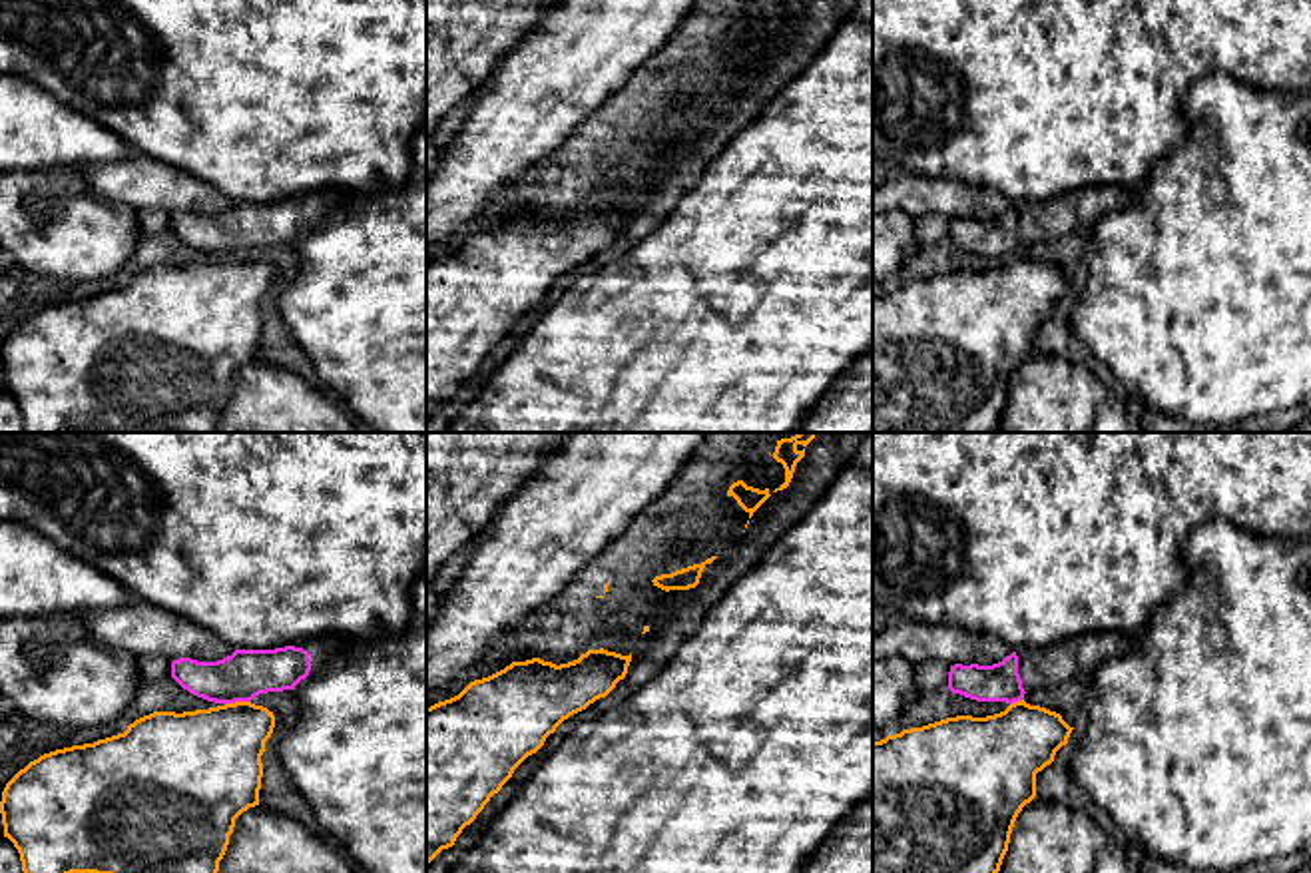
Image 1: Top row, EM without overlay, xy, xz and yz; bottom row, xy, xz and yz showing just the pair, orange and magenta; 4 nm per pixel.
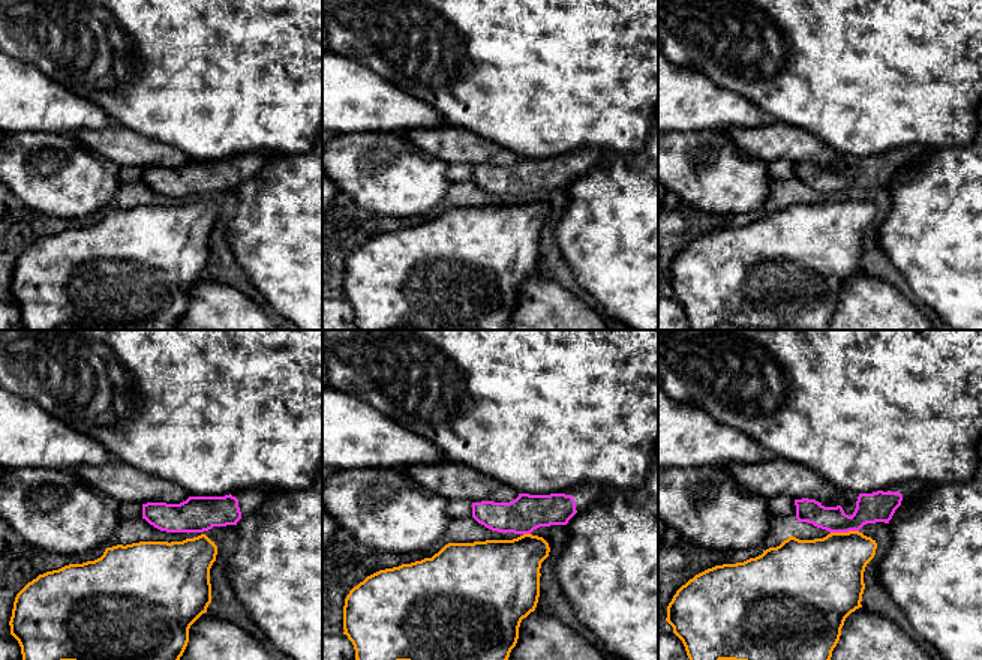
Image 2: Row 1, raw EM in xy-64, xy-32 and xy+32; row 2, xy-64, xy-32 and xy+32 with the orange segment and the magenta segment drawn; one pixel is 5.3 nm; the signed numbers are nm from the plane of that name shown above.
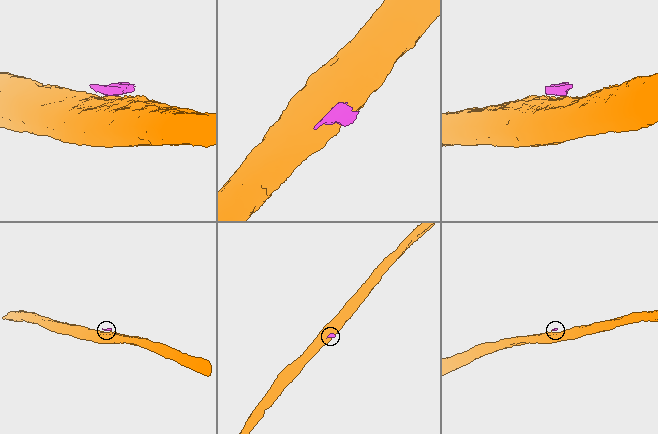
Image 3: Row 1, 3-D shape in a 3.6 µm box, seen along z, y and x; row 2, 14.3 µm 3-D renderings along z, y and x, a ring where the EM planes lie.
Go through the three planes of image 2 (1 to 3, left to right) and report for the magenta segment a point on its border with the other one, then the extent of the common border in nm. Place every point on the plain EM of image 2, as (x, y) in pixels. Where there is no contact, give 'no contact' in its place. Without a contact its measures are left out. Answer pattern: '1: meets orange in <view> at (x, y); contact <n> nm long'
1: no contact
2: meets orange in xy-32 at (526, 198); contact 40 nm long
3: meets orange in xy+32 at (844, 197); contact 150 nm long

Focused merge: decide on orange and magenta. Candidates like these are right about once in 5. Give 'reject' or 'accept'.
reject

